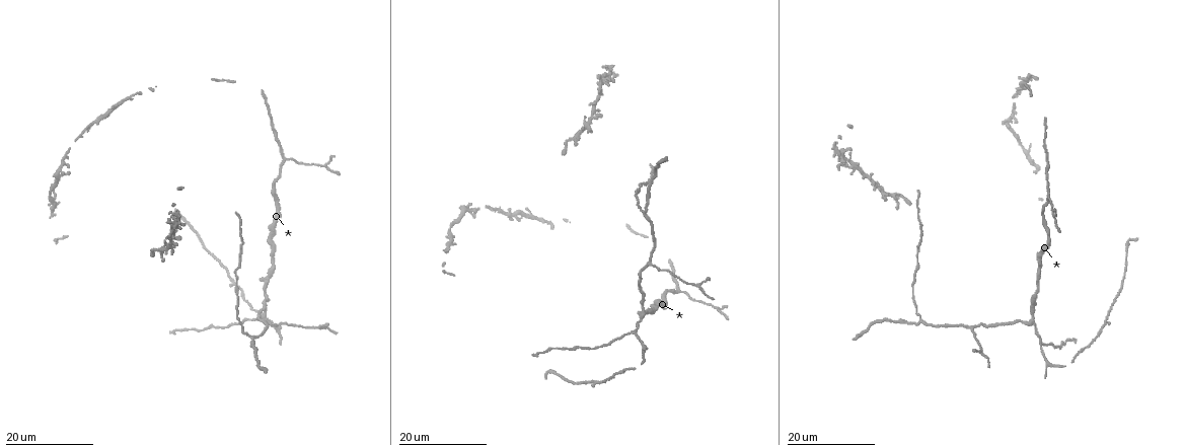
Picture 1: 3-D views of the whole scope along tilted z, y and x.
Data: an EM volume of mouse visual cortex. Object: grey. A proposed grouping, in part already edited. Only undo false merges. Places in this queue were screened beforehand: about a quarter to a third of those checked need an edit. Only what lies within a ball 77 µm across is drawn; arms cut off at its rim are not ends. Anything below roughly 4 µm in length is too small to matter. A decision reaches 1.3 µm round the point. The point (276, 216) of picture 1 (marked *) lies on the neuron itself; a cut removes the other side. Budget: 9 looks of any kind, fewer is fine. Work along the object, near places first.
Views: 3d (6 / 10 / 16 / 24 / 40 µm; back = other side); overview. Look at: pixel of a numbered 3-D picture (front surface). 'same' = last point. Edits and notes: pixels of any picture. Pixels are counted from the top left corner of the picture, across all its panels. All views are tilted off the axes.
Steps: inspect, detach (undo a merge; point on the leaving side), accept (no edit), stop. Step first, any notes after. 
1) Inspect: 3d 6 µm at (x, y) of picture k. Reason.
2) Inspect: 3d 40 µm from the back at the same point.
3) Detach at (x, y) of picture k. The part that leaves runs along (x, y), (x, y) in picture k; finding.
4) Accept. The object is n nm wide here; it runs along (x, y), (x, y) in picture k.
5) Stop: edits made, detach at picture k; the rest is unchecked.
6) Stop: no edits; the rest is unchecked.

Inspect: 3d 16 µm at (678, 291) of picture 1. A fork.

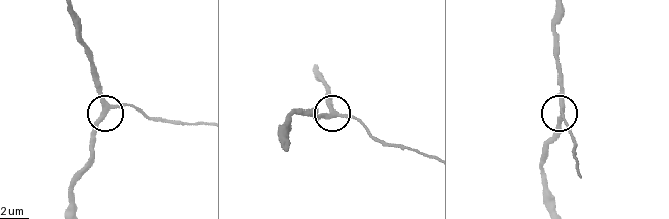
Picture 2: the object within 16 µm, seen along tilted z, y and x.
Inspect: 3d 6 µm at (107, 107) of picture 2. Zoom in.

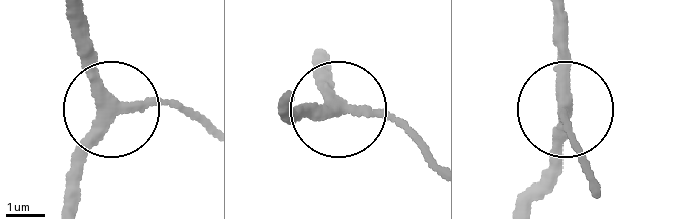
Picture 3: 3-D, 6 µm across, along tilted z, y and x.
Accept. 3 arms meet here; continuous, no second neuron.

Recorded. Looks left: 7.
Inspect: 3d 16 µm at (853, 165) of picture 1. Thin arm on a thick one.

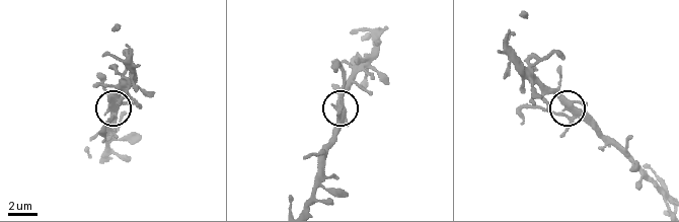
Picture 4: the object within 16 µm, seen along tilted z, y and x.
Inspect: 3d 6 µm at (337, 107) of picture 4. Zoom in.

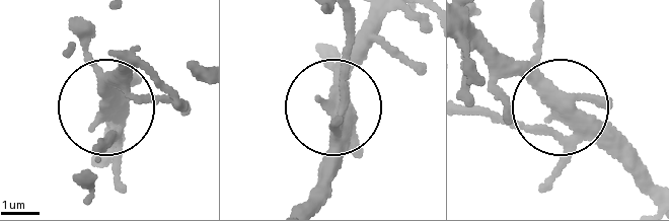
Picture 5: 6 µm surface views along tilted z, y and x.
Accept. The side arm is 5 µm long; all the same neuron.

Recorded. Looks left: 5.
Inspect: 3d 16 µm at (591, 114) of picture 1. Two arms in line, one across.

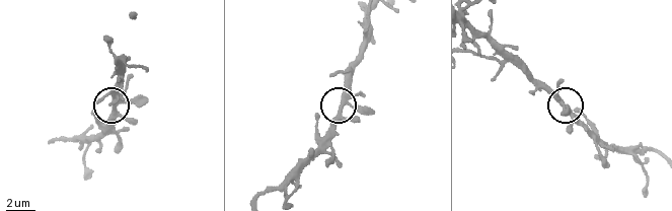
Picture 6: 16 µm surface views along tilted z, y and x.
Inspect: 3d 6 µm at (342, 103) of picture 6. Closer look.

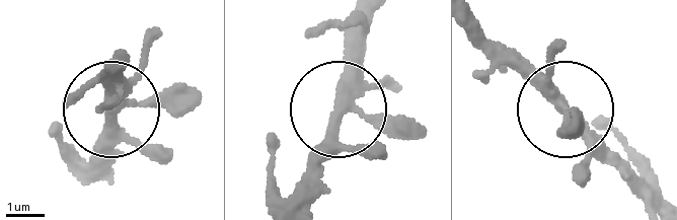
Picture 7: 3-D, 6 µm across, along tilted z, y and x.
Accept. The object is 270 nm wide here; continuous, no second neuron.

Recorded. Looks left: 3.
Inspect: 3d 24 µm at (1035, 323) of picture 1. Three arms meet.

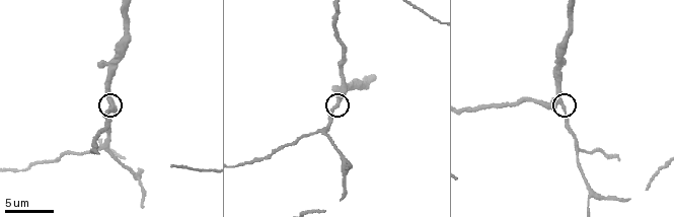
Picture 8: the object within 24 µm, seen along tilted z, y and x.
Inspect: 3d 10 µm at (556, 102) of picture 8.

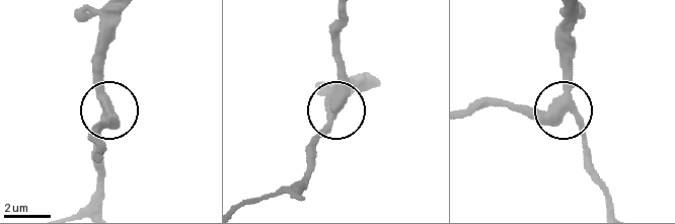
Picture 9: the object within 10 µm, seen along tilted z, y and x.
Accept. Continuous, no second neuron.

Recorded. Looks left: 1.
Stop: no edits; the rest is unchecked.

